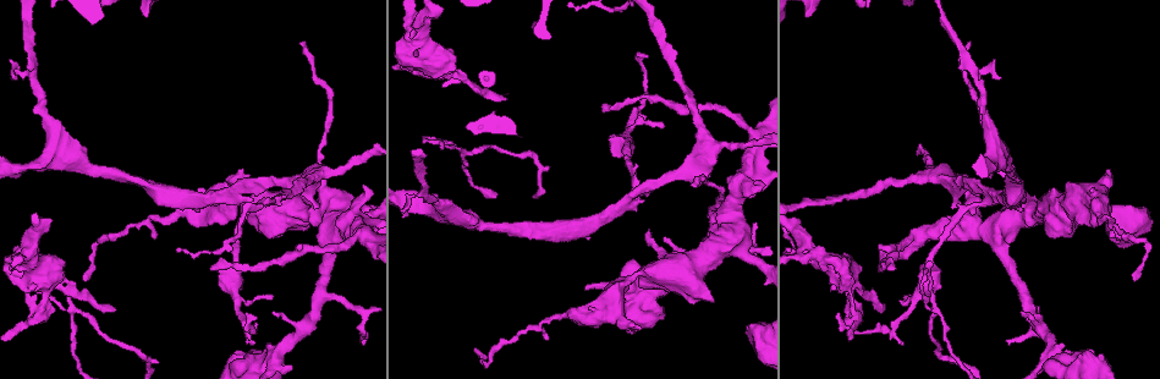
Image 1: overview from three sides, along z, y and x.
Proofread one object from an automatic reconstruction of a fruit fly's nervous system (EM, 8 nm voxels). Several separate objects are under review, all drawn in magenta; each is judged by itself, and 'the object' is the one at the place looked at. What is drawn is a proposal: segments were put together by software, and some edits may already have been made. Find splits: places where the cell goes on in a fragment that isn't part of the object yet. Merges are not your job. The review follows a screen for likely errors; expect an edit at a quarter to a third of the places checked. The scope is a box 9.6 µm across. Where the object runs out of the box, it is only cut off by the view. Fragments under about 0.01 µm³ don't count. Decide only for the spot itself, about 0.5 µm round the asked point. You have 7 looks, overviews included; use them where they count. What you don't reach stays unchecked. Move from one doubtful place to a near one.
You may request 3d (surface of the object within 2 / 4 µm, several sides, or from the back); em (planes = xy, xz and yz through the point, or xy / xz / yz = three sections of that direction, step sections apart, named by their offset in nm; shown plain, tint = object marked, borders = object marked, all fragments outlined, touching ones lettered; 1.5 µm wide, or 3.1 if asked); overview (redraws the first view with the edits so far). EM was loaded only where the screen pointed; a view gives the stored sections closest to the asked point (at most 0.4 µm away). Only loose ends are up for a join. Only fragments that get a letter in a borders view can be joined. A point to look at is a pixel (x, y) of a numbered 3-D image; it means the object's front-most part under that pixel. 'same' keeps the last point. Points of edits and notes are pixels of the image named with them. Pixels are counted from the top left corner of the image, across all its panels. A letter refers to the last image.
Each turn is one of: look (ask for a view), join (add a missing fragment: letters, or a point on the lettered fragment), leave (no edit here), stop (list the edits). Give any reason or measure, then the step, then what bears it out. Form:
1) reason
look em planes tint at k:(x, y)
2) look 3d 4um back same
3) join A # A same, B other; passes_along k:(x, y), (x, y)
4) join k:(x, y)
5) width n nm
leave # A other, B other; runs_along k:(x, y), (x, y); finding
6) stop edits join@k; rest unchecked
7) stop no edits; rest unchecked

free end
look em planes tint at 1:(954, 206)

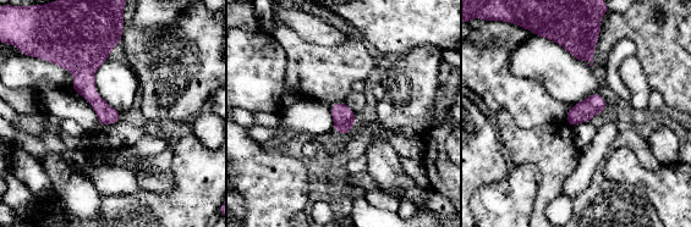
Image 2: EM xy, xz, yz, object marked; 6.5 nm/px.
what lies round it
look em planes borders same

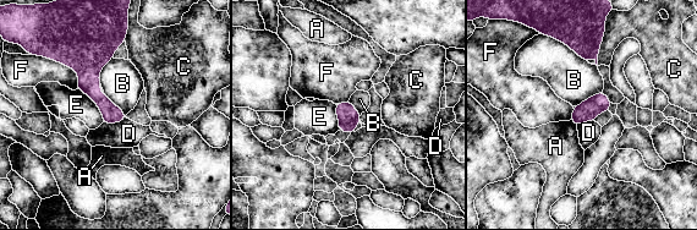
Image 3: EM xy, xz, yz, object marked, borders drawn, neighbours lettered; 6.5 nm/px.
leave # A other, B other, C other, D other, E other, F other; border 3:(548, 36), (566, 44), (587, 63); none of them fits

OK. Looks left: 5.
branch stops here
look em xz step 8 borders at 1:(157, 236)

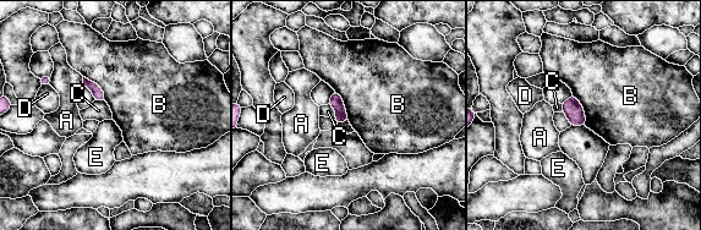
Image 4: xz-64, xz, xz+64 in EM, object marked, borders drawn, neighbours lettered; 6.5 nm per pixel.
width 80 nm
leave # A other, B other, C other, D other, E other; border 4:(334, 89), (344, 104), (349, 120); none of them fits

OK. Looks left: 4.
branch stops here
look em planes borders at 1:(476, 350)

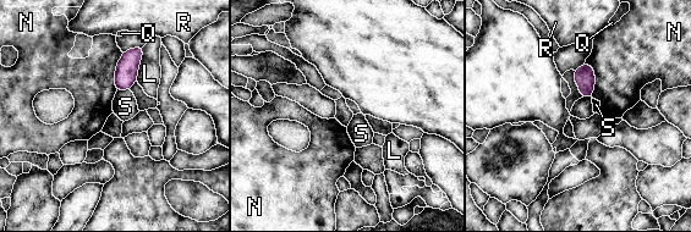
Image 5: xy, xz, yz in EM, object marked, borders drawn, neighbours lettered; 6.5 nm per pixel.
width 140 nm
leave # L other, N other, Q other, R other, S other; border 5:(122, 53), (115, 71), (115, 90); no lettered fragment goes on from it

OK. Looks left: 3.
stop no edits; rest unchecked

